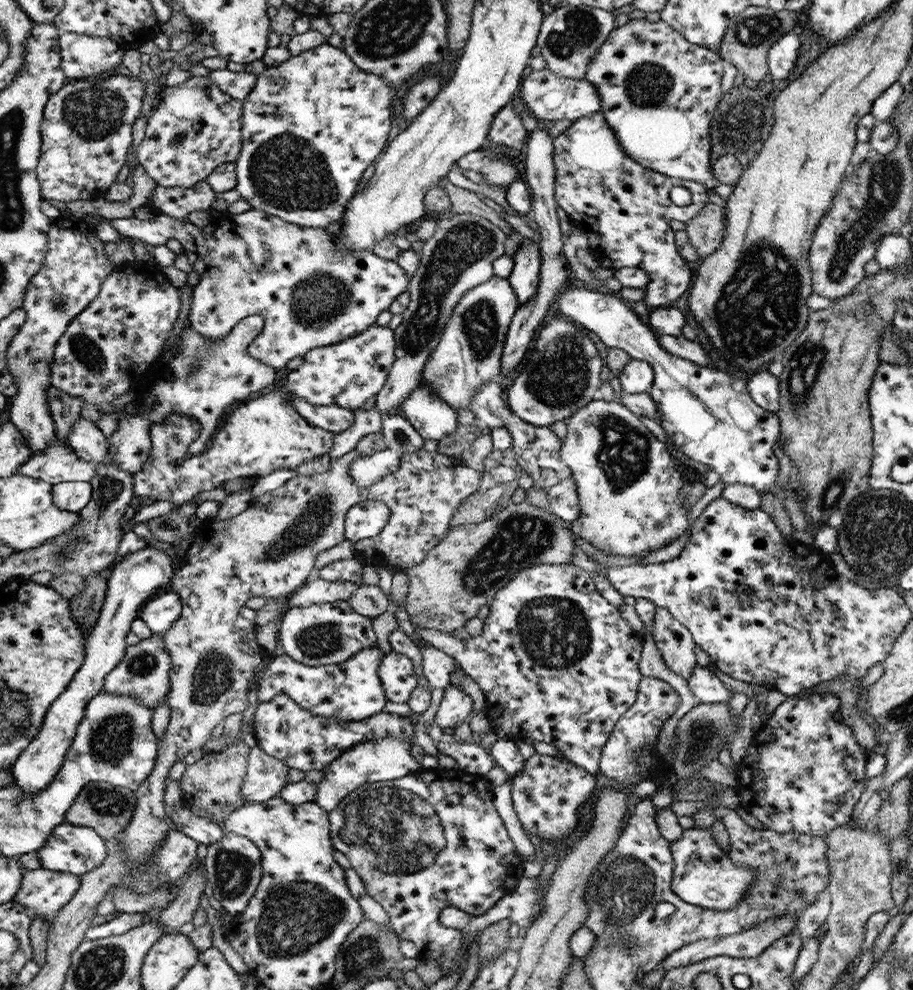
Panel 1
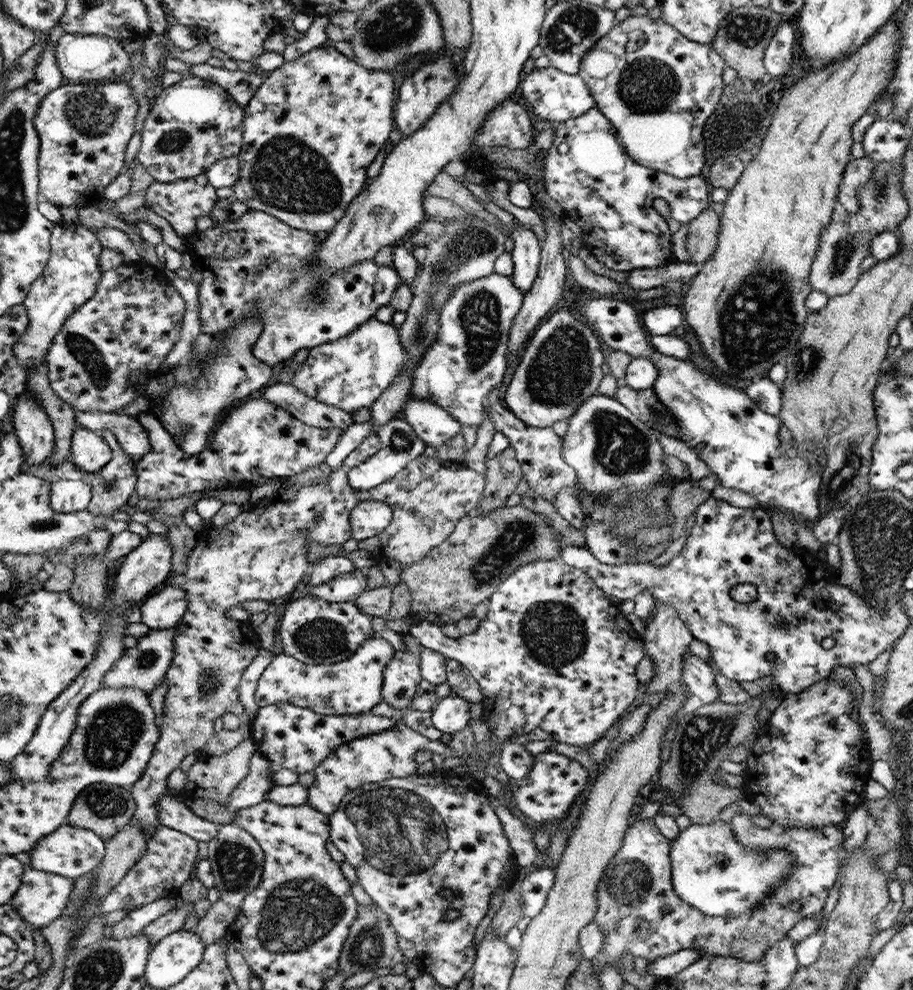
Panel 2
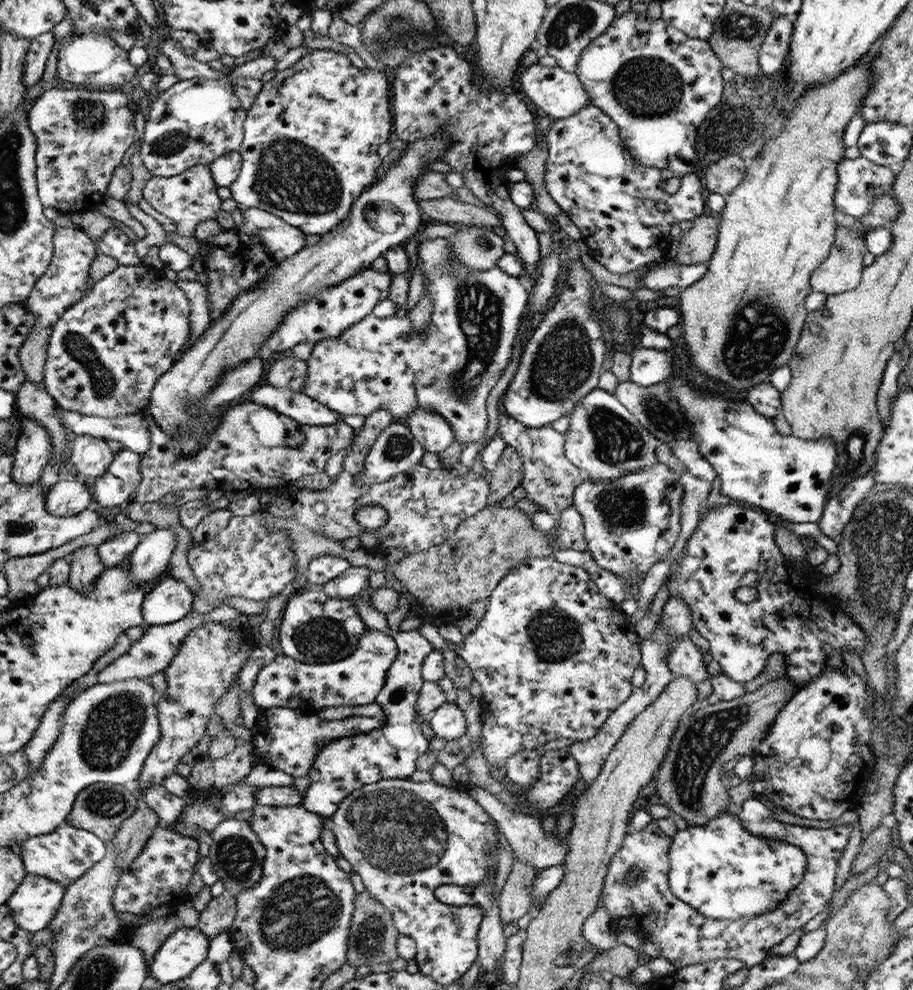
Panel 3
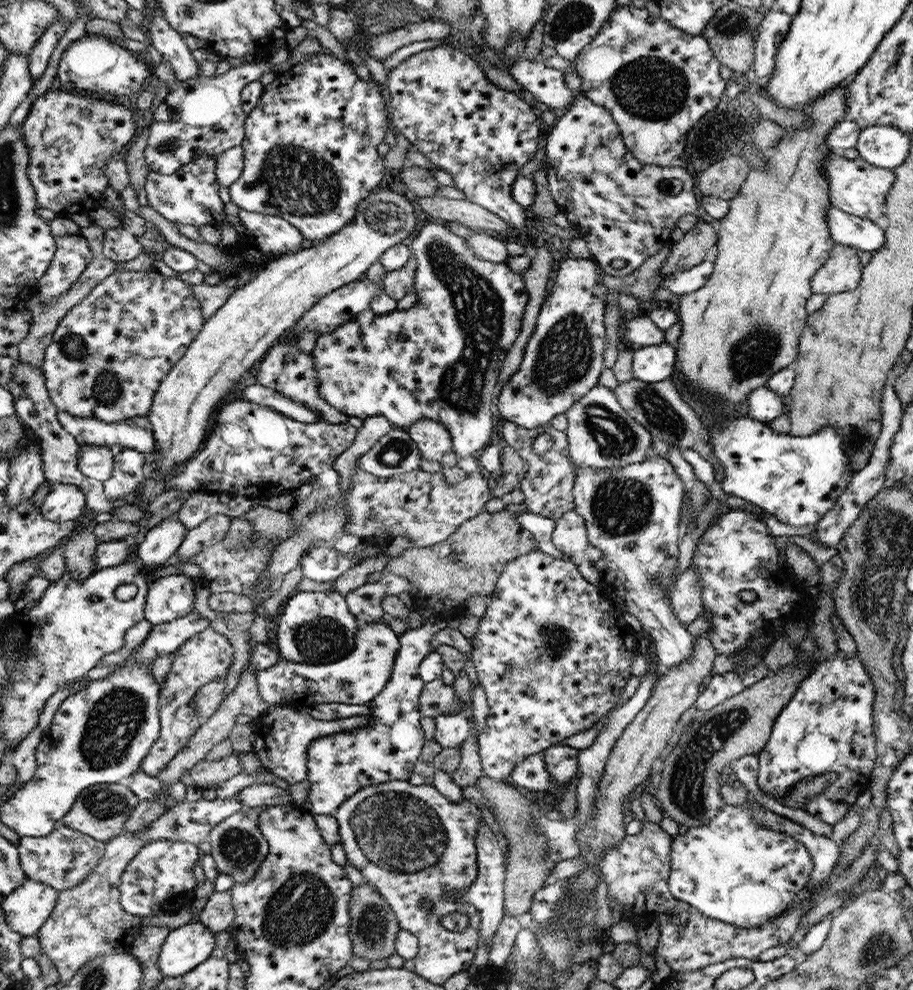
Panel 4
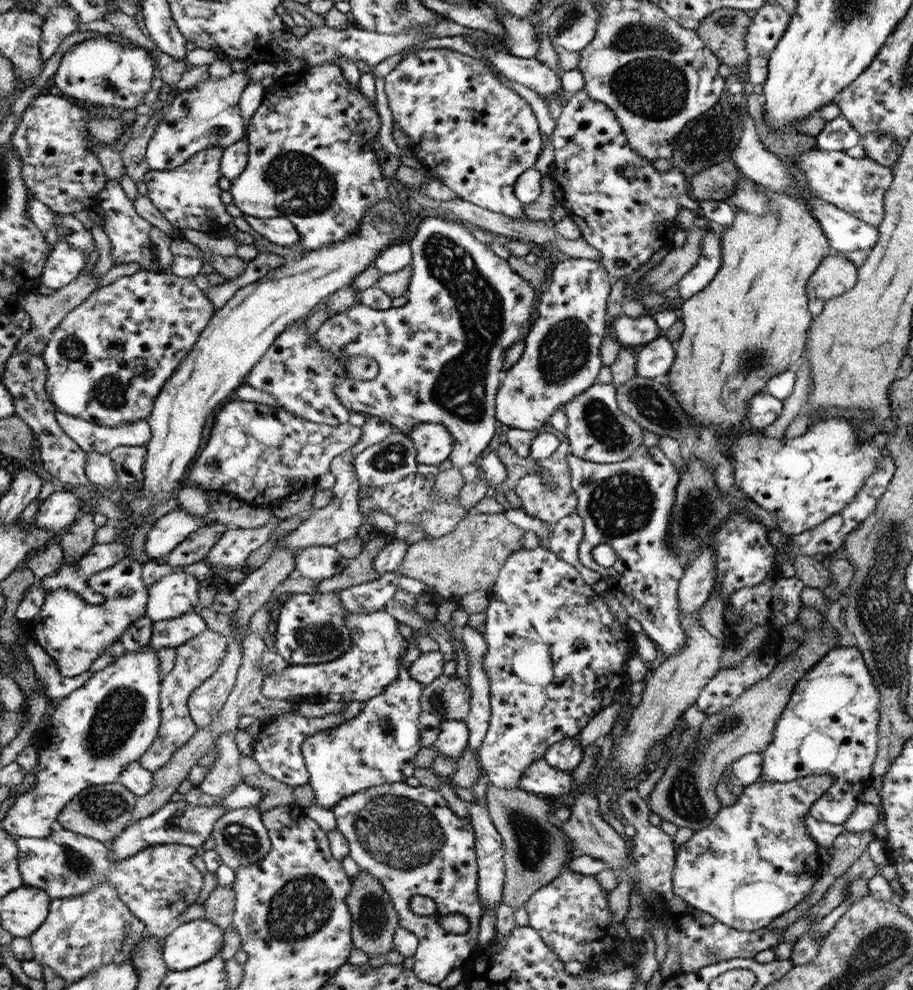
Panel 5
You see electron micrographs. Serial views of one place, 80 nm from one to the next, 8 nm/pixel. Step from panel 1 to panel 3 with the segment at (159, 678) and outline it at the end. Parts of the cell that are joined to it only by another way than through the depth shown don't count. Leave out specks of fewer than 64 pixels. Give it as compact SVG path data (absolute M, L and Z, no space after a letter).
M224 605L216 608L216 610L208 615L194 614L191 612L183 621L172 623L171 625L147 626L145 627L143 636L140 636L138 641L128 643L129 648L127 649L127 653L116 658L98 672L98 682L101 684L112 684L112 682L124 682L124 680L132 680L132 678L145 680L159 672L164 672L178 652L179 646L183 644L187 636L195 628L200 628L200 626L208 621L220 622L226 620L228 622L228 620L236 620L238 616L242 616L238 610Z

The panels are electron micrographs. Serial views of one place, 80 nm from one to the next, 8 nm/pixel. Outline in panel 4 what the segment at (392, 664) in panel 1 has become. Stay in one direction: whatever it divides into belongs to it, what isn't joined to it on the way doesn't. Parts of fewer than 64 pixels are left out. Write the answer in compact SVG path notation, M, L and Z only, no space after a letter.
M432 617L422 627L408 628L399 635L401 649L386 689L368 703L368 724L315 738L307 750L307 779L310 792L302 806L312 815L334 814L344 800L368 786L392 780L408 781L420 750L426 742L420 728L420 692L426 685L419 676L419 664L432 652L430 640L446 628L447 621Z

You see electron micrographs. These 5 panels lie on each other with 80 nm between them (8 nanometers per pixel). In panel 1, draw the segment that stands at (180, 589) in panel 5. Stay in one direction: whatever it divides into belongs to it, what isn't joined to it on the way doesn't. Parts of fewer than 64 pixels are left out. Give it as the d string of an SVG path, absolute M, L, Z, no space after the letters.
M167 590L149 600L140 612L140 619L154 634L162 634L182 617L183 599L174 590Z

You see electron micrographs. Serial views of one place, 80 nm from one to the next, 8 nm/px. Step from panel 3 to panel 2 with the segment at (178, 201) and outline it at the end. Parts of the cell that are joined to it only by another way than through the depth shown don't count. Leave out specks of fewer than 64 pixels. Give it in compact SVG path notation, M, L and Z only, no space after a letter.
M206 173L197 174L195 177L184 180L175 180L174 182L154 181L146 190L145 205L156 212L158 216L166 218L176 234L184 238L197 231L197 220L201 216L209 216L210 210L216 206L218 196L217 188L214 188L212 182L207 178Z

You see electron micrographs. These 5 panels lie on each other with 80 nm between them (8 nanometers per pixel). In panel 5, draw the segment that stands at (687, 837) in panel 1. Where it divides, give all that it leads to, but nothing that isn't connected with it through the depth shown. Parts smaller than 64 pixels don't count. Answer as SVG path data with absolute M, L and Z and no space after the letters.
M828 774L810 775L787 783L767 781L760 776L755 783L744 786L743 794L732 806L720 809L710 826L694 831L678 849L672 877L675 895L740 931L764 929L775 918L792 910L811 893L815 882L827 869L821 865L819 846L816 846L816 838L812 837L812 830L808 830L804 816L833 782Z

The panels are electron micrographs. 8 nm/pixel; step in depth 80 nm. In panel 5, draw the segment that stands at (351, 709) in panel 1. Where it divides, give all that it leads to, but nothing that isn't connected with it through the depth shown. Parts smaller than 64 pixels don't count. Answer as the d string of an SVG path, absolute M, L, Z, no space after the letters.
M384 609L372 614L352 614L348 613L346 625L351 631L352 646L348 653L332 662L317 664L317 665L294 665L289 664L284 668L282 673L276 675L264 675L261 693L272 700L282 700L291 696L301 696L311 698L316 701L332 700L332 702L366 702L368 699L378 696L387 689L392 682L399 678L399 671L402 669L401 661L403 655L407 652L409 646L404 642L404 636L399 629L399 621Z

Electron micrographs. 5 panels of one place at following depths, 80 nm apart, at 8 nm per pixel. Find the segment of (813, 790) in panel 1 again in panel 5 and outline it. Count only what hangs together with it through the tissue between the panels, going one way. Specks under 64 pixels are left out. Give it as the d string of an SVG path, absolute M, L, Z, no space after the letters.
M858 647L828 651L798 683L795 692L791 694L787 708L780 715L778 724L775 726L775 737L768 748L761 752L762 778L767 781L787 783L810 775L832 776L834 782L811 806L809 814L818 822L844 825L855 813L858 796L862 794L862 790L852 790L852 786L858 784L868 788L873 783L870 780L870 772L874 772L872 762L878 756L881 707L882 695Z

